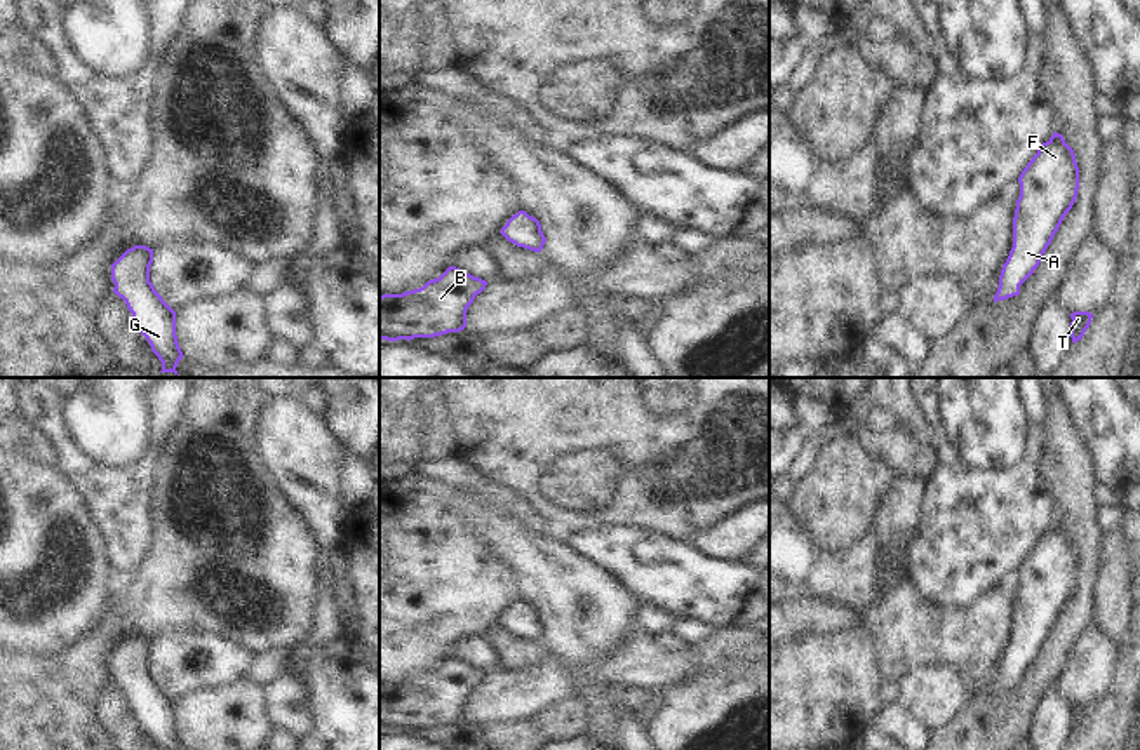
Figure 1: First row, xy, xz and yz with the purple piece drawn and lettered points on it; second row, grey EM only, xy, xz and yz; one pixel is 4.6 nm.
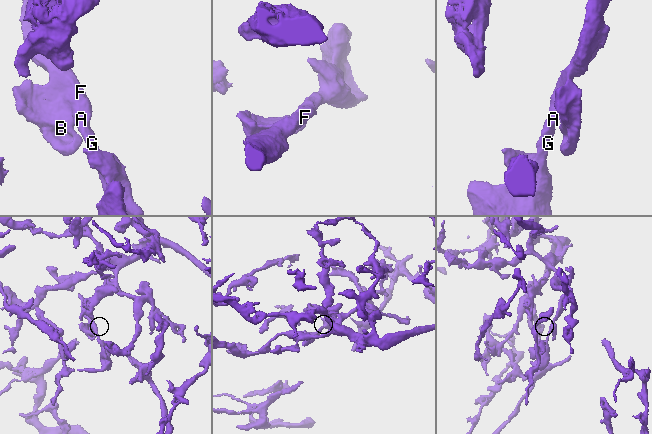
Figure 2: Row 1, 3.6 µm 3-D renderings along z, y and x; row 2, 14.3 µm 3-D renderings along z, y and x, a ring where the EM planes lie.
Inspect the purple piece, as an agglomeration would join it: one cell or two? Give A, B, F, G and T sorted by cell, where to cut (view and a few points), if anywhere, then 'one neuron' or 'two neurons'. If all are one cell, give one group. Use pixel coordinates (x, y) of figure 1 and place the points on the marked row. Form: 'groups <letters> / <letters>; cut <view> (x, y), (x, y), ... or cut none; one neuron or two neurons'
groups A B F G T; cut none; one neuron

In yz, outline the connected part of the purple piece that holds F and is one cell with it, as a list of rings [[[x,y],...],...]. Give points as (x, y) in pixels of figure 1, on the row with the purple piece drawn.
[[[1063,136],[1043,143],[1020,177],[1013,218],[1013,247],[999,275],[994,296],[1003,301],[1020,294],[1020,285],[1039,266],[1043,254],[1072,209],[1079,190],[1079,167]]]

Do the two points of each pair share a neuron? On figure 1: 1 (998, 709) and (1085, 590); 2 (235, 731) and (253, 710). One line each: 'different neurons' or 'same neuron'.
1: same neuron
2: same neuron

